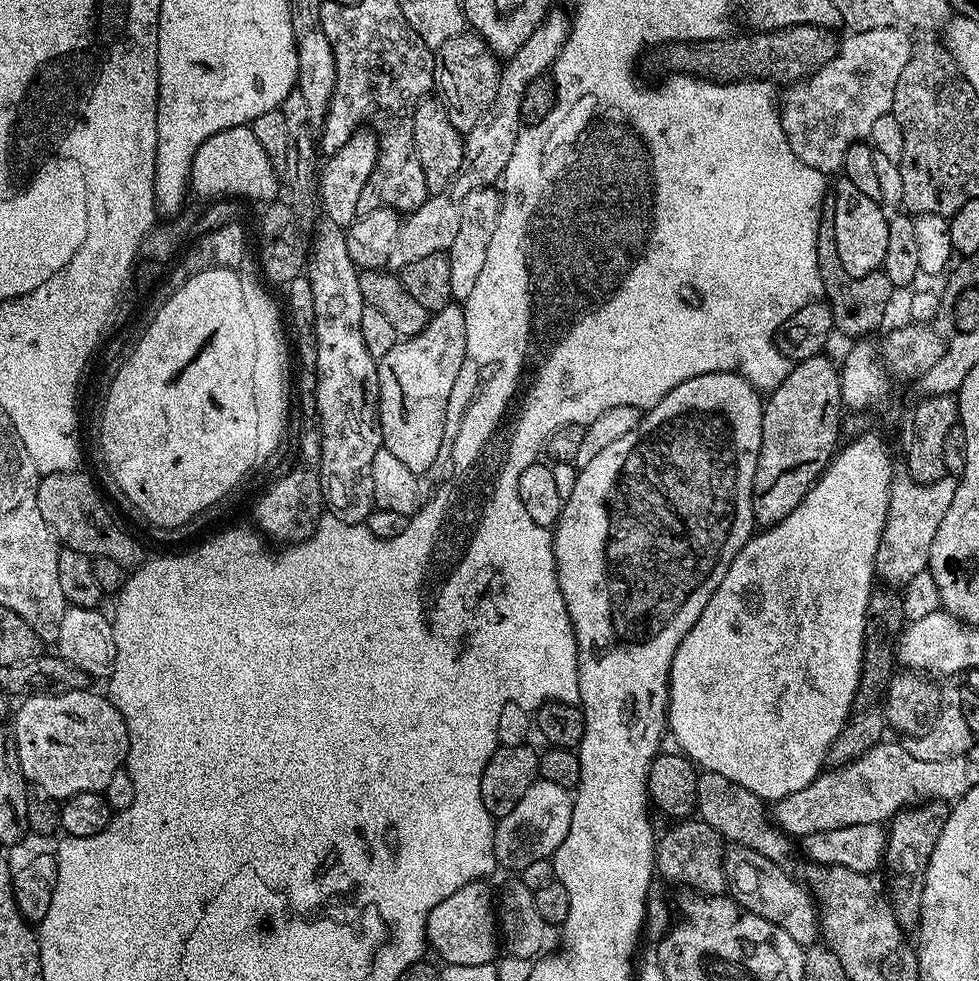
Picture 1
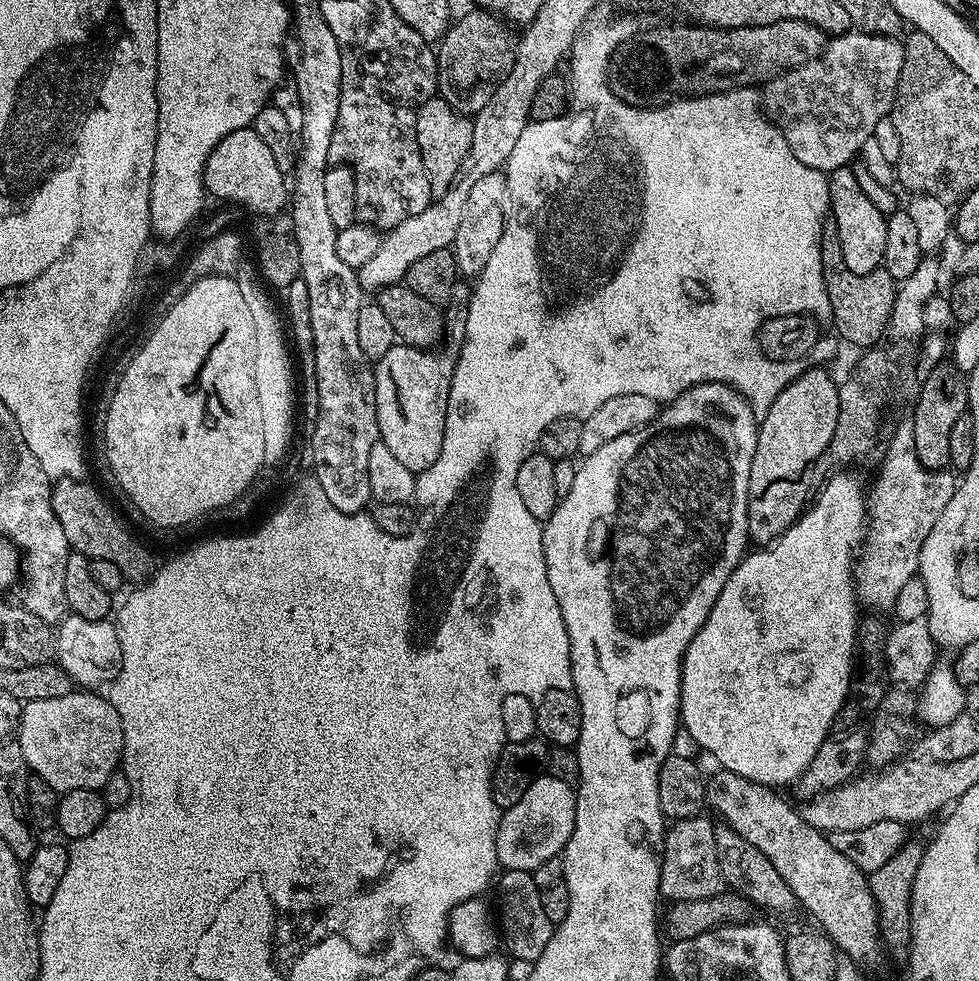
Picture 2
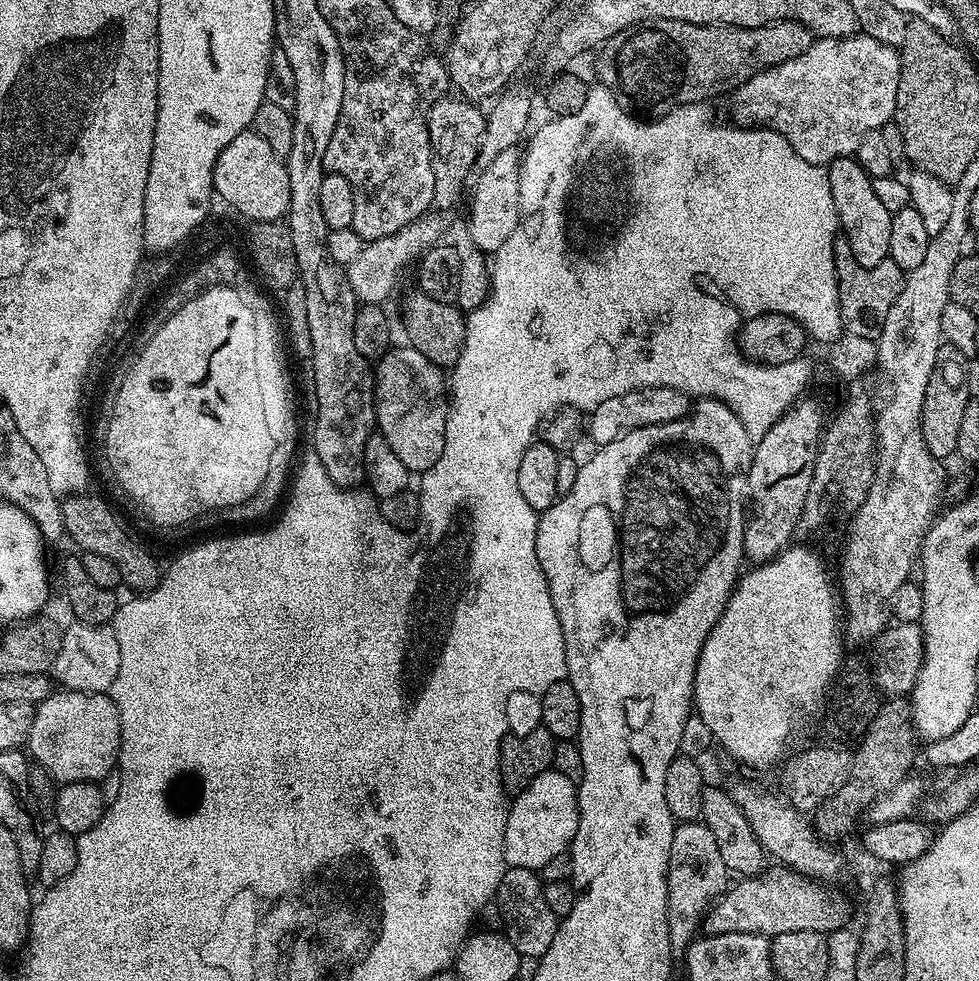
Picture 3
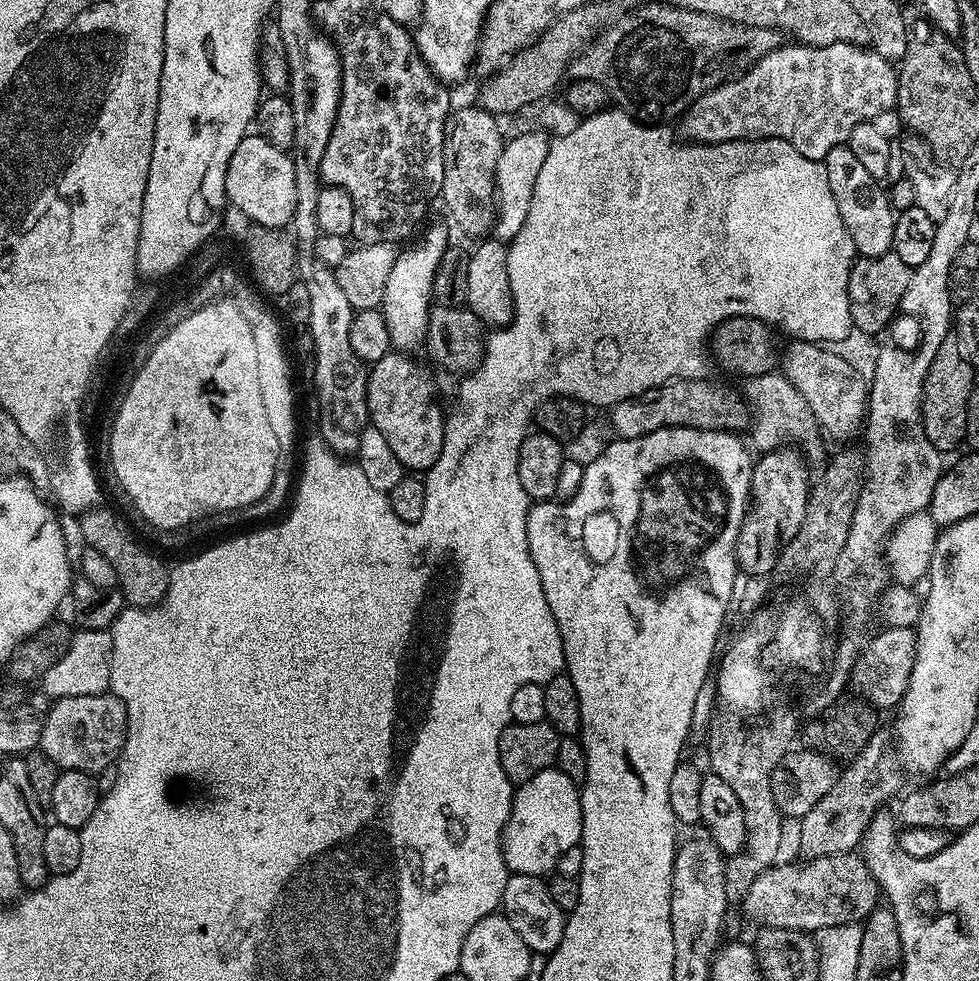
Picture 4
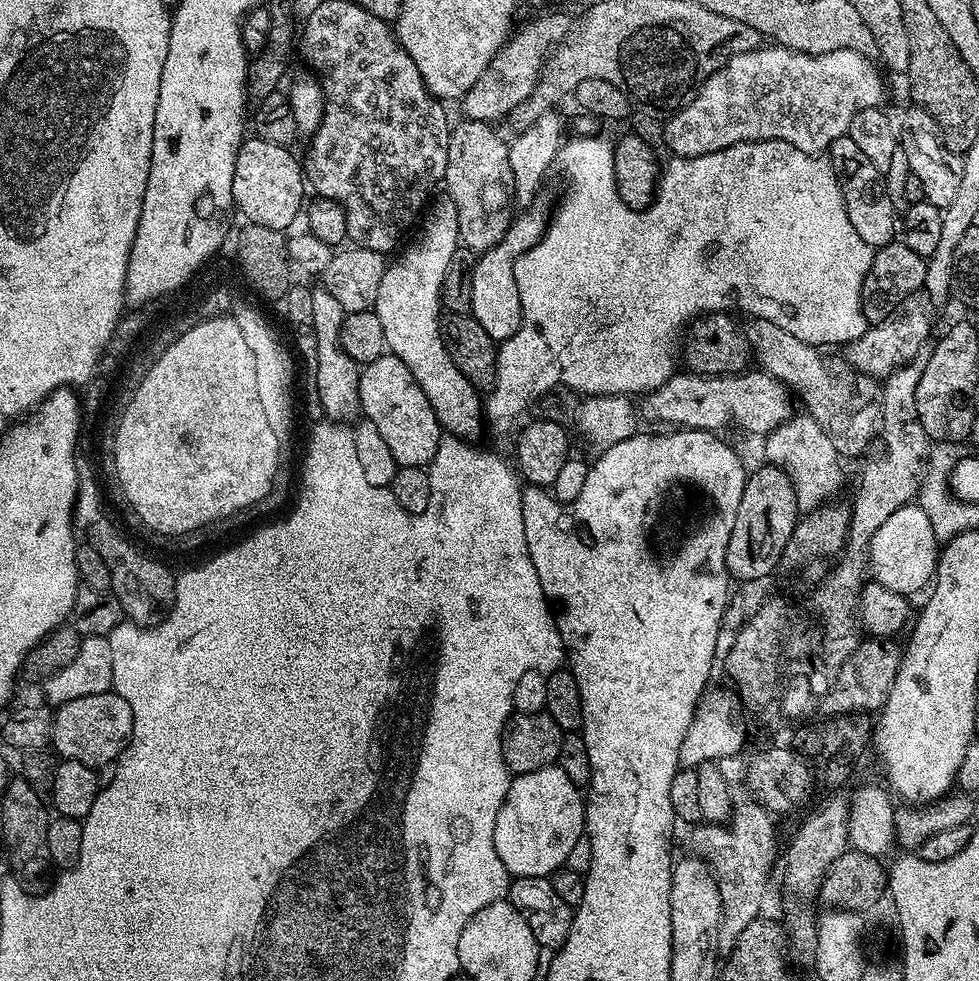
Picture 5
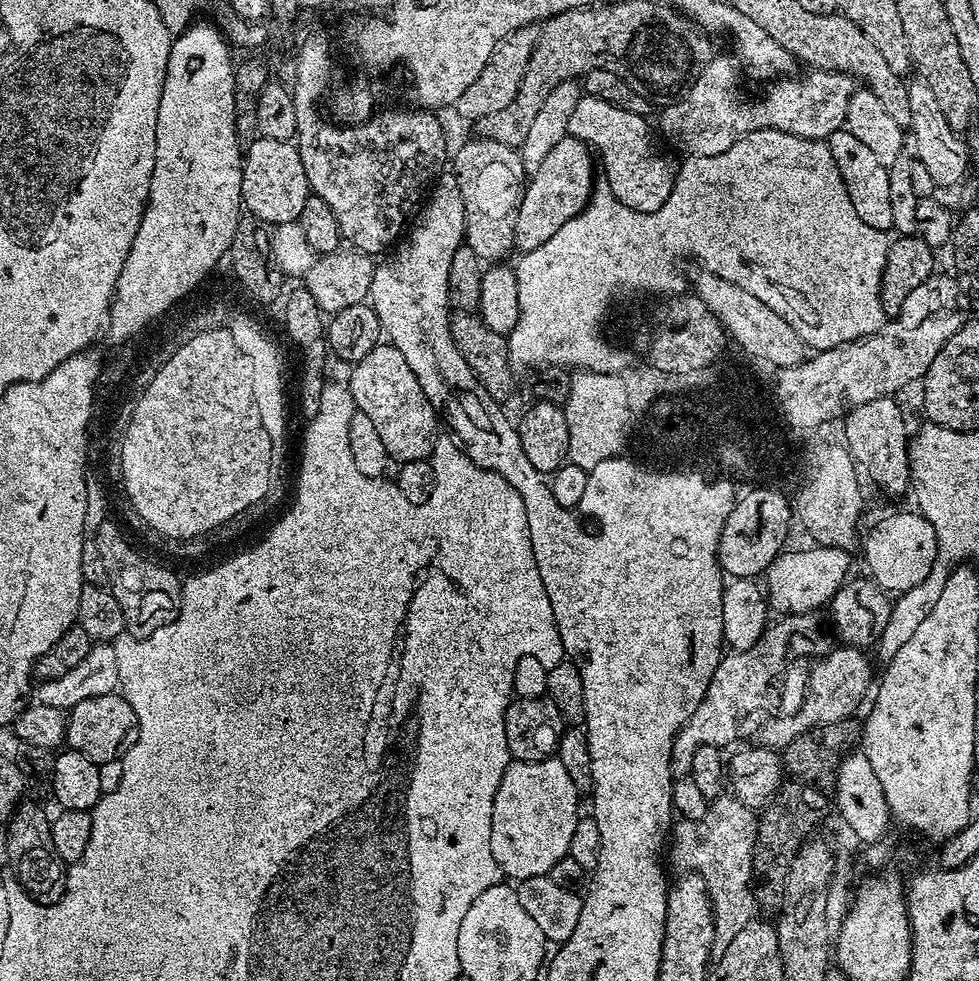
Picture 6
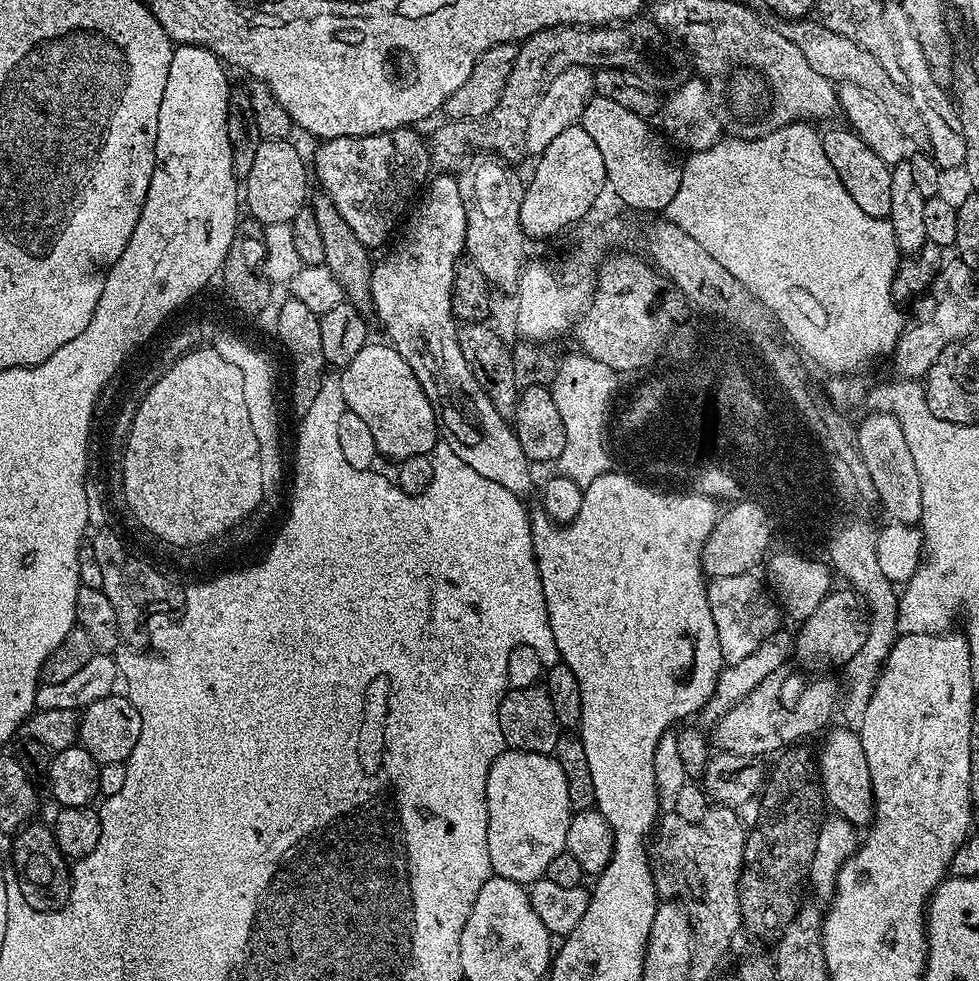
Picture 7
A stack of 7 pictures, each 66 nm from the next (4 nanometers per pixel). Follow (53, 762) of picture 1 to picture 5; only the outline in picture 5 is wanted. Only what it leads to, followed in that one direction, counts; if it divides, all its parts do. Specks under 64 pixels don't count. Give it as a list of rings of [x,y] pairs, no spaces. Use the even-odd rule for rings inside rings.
[[[109,690],[102,694],[90,694],[86,698],[74,698],[74,702],[59,705],[53,715],[50,744],[57,757],[82,762],[86,766],[99,770],[120,759],[124,748],[132,739],[133,730],[134,710],[130,706],[130,702],[126,702],[126,698],[122,698],[114,690]]]

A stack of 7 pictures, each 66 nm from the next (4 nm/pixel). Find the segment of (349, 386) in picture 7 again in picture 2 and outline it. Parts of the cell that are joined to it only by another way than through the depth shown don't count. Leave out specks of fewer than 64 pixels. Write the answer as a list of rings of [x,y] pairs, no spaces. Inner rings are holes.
[[[396,343],[381,360],[375,361],[376,374],[376,417],[380,431],[379,443],[395,454],[406,466],[406,470],[414,473],[425,472],[434,462],[438,462],[438,454],[442,454],[442,438],[446,430],[446,406],[450,398],[452,385],[453,357],[435,356],[435,351],[427,348],[411,348],[408,344]]]

